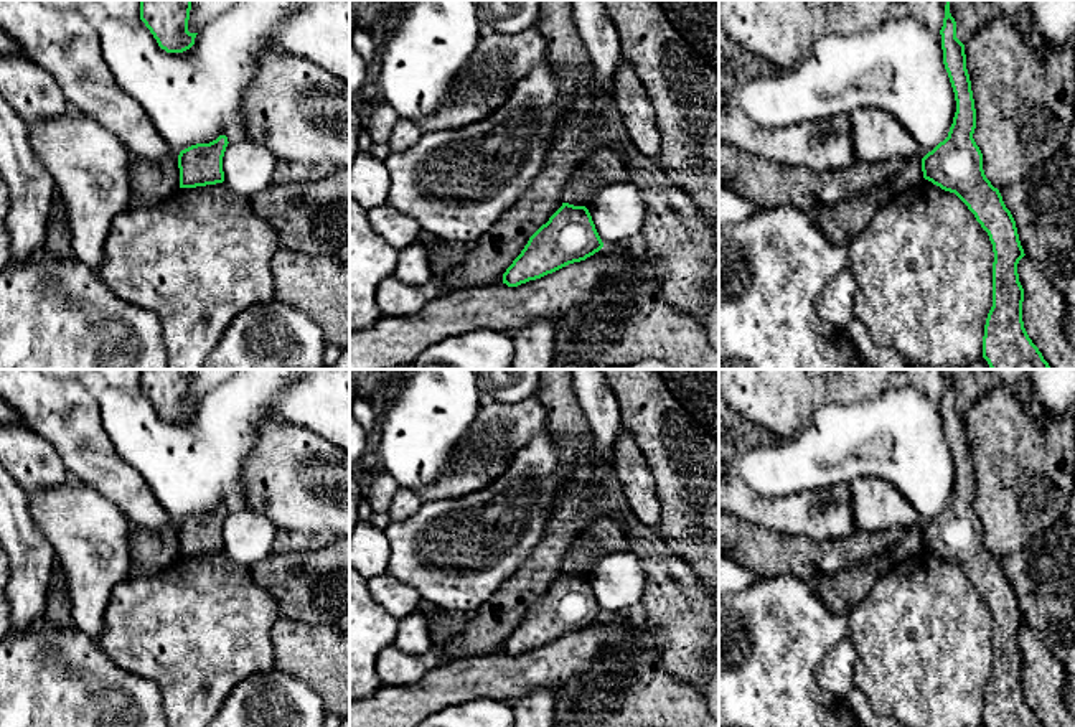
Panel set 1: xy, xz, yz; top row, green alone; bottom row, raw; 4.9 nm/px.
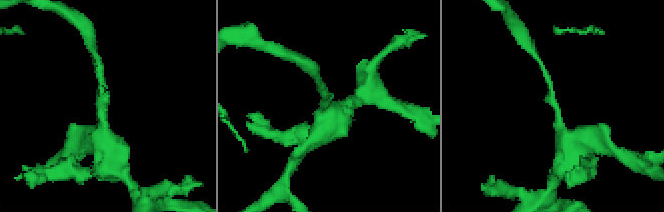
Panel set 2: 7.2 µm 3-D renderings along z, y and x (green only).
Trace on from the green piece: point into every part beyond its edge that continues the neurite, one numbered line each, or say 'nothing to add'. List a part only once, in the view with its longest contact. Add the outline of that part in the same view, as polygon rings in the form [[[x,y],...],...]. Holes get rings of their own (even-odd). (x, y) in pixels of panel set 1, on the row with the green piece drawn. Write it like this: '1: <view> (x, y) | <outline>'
nothing to add

